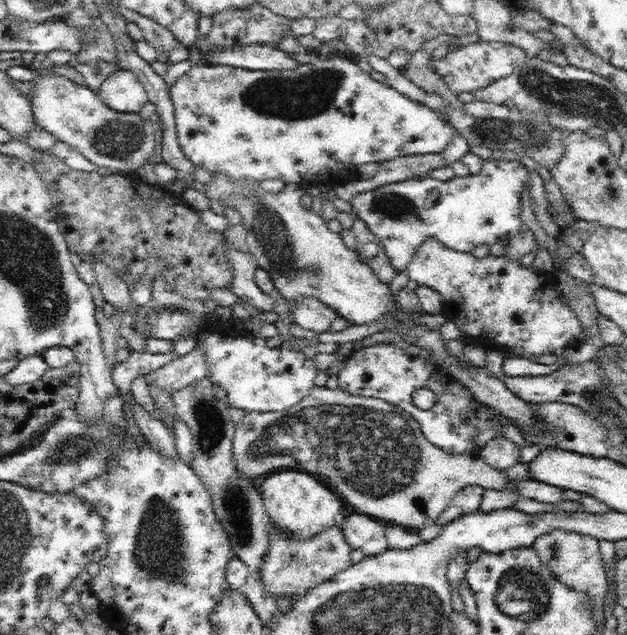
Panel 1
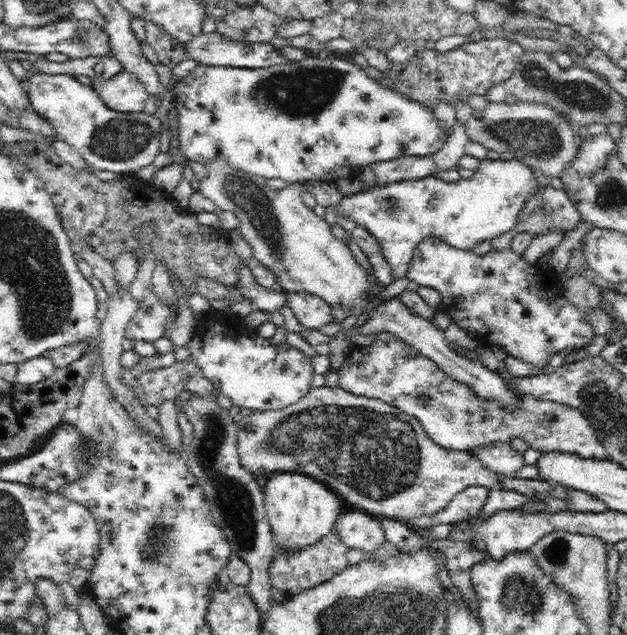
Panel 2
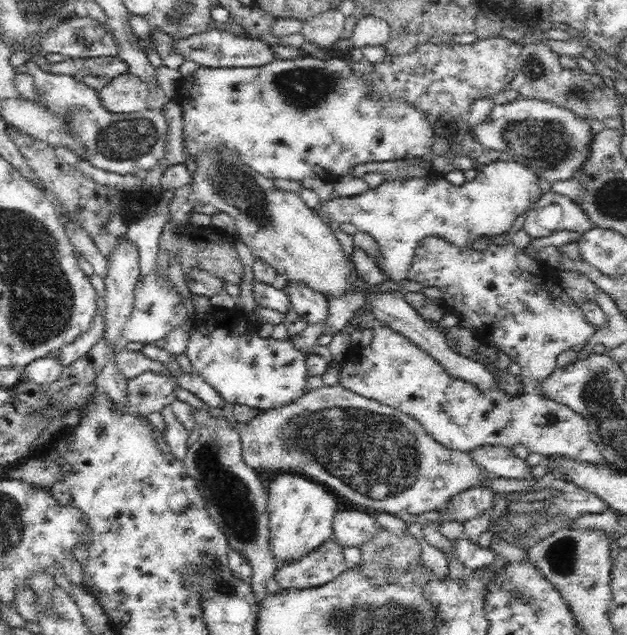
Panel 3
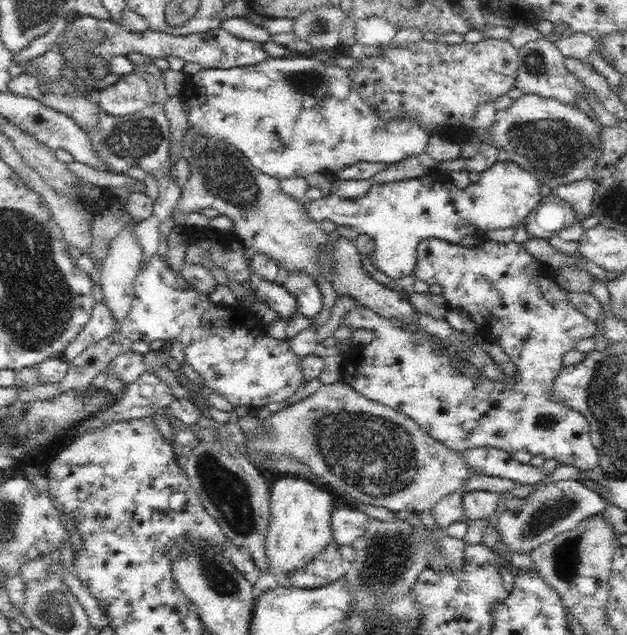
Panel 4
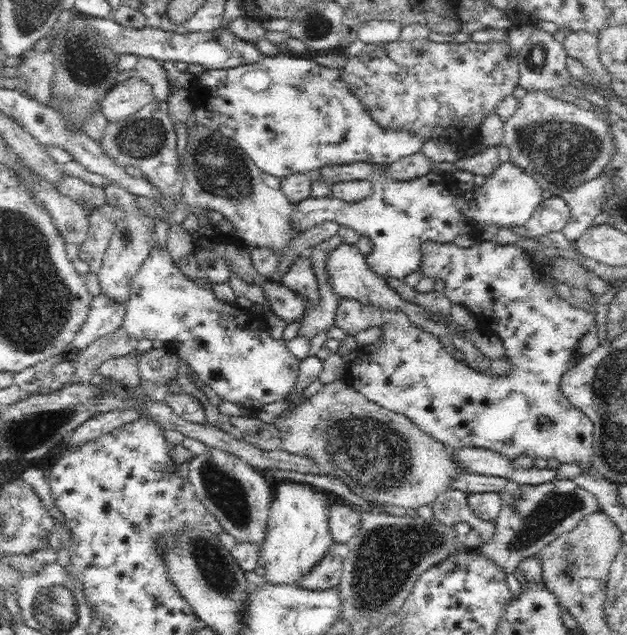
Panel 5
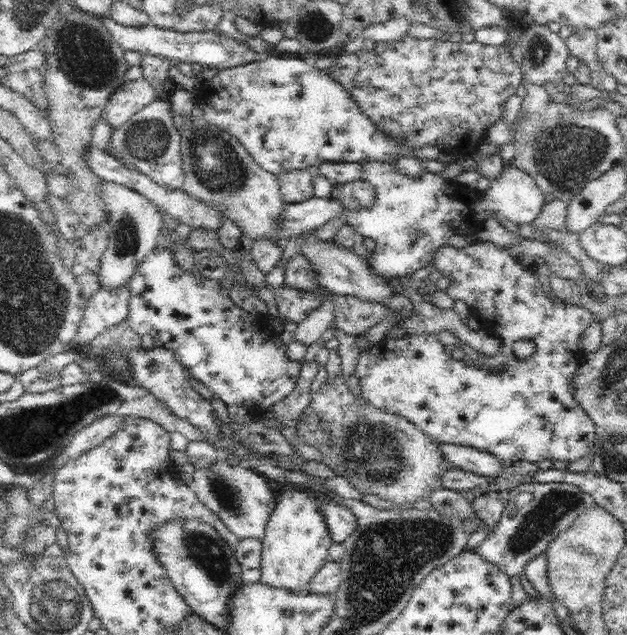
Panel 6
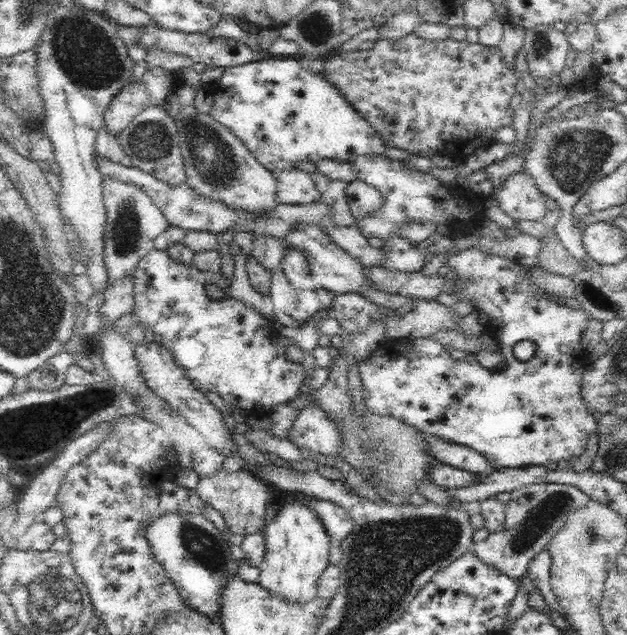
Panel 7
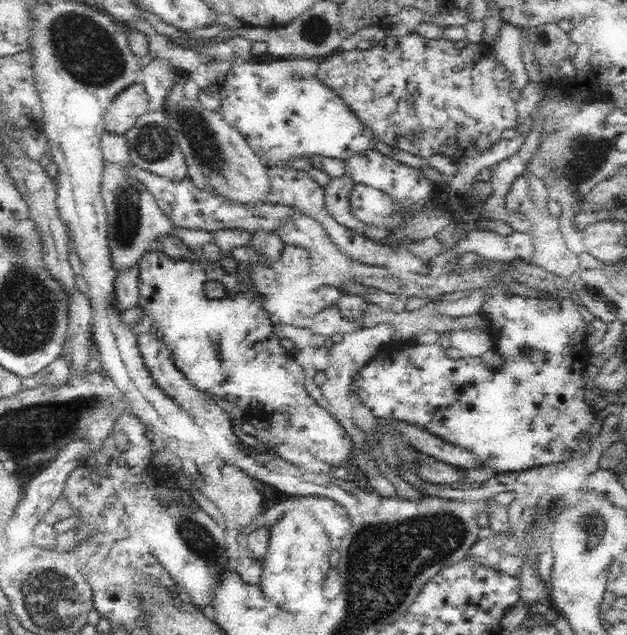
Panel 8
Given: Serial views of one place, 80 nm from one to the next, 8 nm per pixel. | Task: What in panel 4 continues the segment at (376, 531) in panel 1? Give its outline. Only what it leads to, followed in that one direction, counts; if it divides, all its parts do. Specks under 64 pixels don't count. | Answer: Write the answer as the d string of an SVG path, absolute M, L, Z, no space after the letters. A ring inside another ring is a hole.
M333 508L331 513L331 531L333 540L340 545L350 545L352 540L356 540L368 522L370 514L353 508Z

